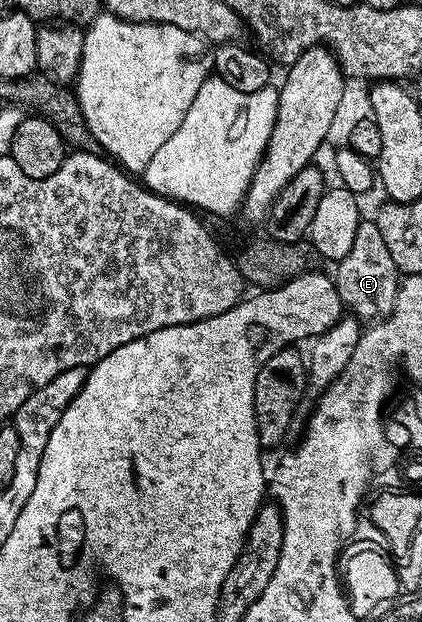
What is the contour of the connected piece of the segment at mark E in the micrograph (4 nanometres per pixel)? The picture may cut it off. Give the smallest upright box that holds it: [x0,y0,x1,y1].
[333,220,403,321]

